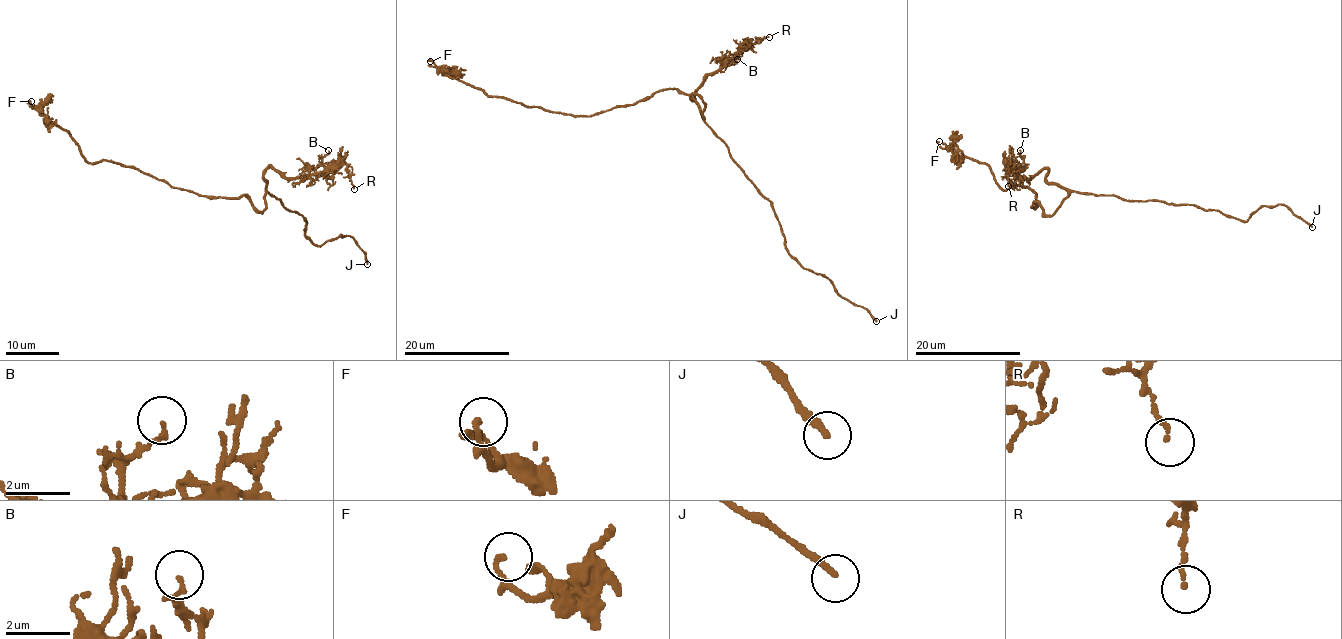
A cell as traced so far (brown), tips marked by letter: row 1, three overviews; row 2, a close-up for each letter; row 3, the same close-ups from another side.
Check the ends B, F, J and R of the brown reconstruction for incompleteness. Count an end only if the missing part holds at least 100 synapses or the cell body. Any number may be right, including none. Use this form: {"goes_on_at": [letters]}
{"goes_on_at": ["J"]}

